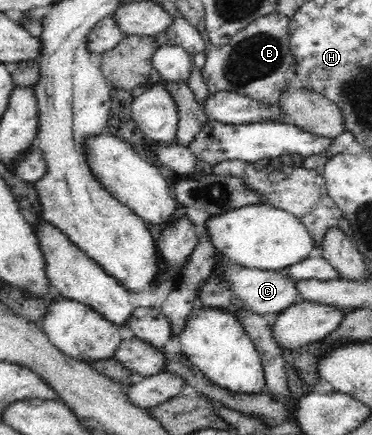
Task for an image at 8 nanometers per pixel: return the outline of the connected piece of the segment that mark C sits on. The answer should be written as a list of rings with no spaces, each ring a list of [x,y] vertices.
[[[230,260],[224,261],[224,265],[222,265],[222,267],[220,267],[220,271],[218,271],[218,277],[215,277],[215,275],[213,275],[213,269],[212,269],[212,275],[210,275],[210,279],[208,279],[208,281],[206,281],[206,285],[204,285],[204,287],[202,287],[202,289],[200,289],[200,291],[198,291],[198,296],[200,296],[201,301],[202,301],[202,307],[218,307],[219,309],[222,310],[228,310],[228,312],[236,315],[237,317],[237,313],[242,310],[243,306],[248,307],[251,310],[254,310],[254,312],[256,313],[260,313],[260,314],[265,314],[265,313],[280,313],[280,311],[284,311],[286,309],[288,309],[288,307],[291,307],[292,305],[295,305],[296,303],[301,303],[303,301],[302,298],[302,294],[300,294],[300,292],[298,292],[298,286],[296,286],[297,281],[290,278],[290,276],[288,276],[288,268],[284,268],[283,270],[278,270],[278,271],[270,271],[270,270],[261,270],[261,269],[252,269],[252,268],[248,268],[248,267],[242,267],[238,264],[234,264],[233,262],[231,262]]]

